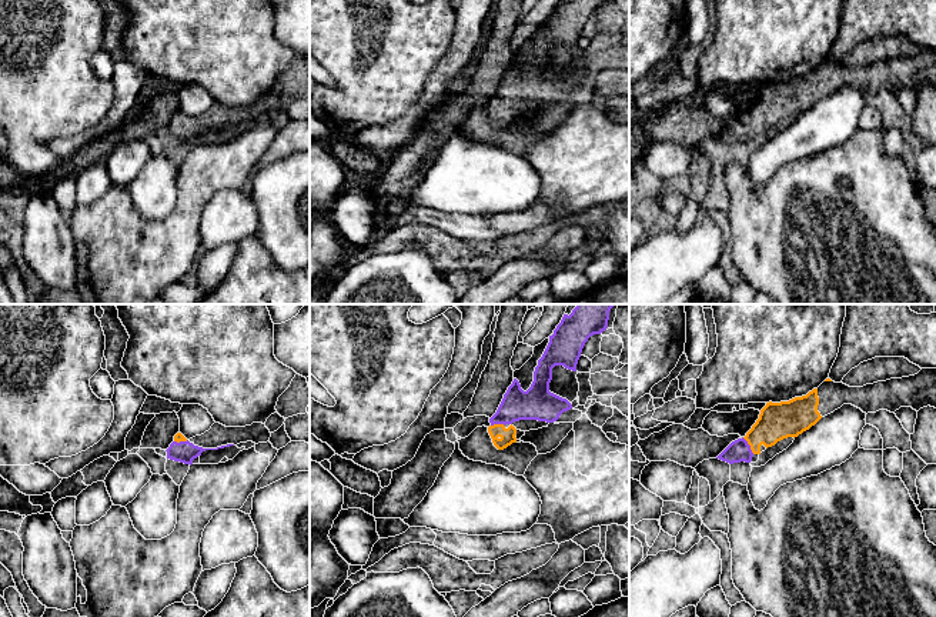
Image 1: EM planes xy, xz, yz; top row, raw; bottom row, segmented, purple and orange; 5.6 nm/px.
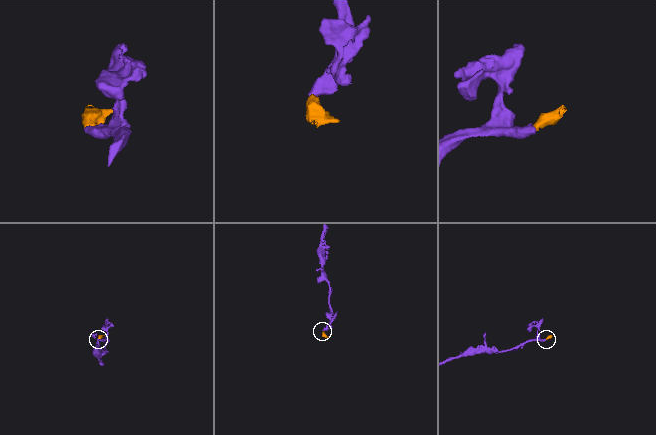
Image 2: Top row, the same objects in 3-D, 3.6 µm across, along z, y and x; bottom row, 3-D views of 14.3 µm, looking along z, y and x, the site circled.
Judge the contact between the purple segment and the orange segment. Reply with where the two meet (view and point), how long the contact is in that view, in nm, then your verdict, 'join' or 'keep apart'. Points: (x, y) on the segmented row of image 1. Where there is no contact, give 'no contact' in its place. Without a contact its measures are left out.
meets purple in yz at (749, 446); contact 120 nm long; join

